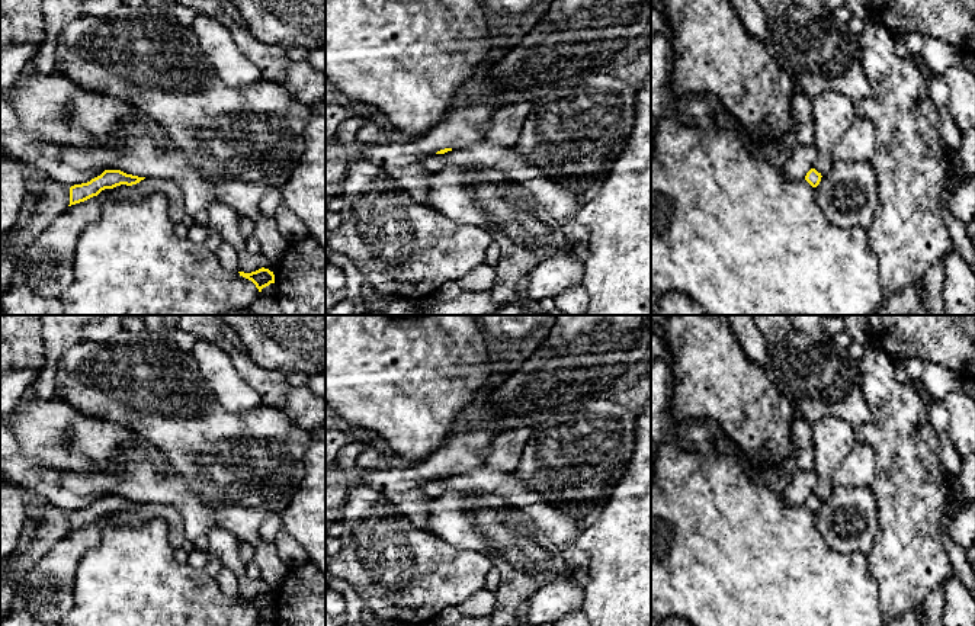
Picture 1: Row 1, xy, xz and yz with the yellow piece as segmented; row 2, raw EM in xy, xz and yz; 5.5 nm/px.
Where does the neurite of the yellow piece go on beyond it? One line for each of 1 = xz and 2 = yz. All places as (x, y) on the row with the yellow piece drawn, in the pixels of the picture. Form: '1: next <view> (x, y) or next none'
1: next none
2: next none

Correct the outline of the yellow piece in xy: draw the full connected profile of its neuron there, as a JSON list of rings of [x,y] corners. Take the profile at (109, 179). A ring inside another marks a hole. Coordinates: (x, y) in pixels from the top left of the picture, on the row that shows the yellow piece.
[[[105,170],[100,176],[92,179],[87,183],[71,186],[68,206],[84,202],[93,196],[97,196],[105,189],[113,189],[121,184],[132,186],[144,179],[145,177],[126,174],[121,170]]]

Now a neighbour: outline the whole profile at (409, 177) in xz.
[[[414,163],[408,166],[392,166],[384,170],[404,190],[407,190],[418,203],[426,203],[430,195],[429,182],[430,182],[432,173],[429,173],[421,166],[421,163]]]

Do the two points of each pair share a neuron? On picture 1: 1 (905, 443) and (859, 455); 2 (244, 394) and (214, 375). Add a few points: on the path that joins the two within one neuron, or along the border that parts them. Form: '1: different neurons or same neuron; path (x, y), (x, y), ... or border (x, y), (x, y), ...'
1: different neurons; border (858, 440), (874, 453), (874, 478), (868, 485)
2: same neuron; path (237, 394), (221, 379)

